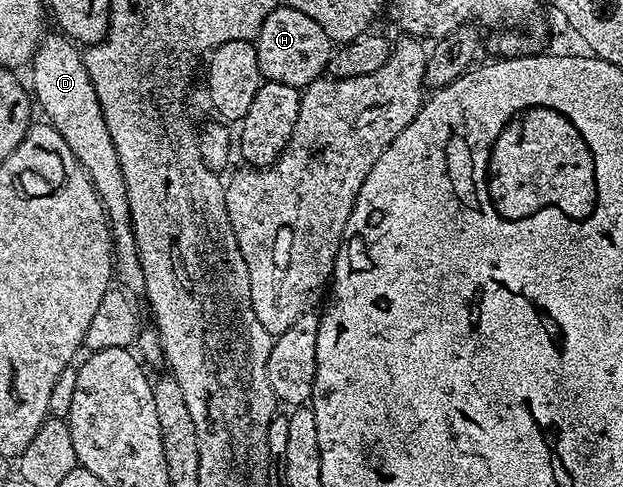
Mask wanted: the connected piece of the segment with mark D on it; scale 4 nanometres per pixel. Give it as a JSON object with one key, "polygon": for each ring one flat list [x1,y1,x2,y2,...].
{"polygon":[[58,32,53,33,47,33,39,41,29,63,29,66,31,65,29,85,32,87,37,109,39,106,46,113,45,121,57,130,64,144,68,144,72,156,81,164,82,171,89,176,90,182,94,185,94,193,102,202,102,211,106,214,110,228,112,254,116,259,116,278,117,281,118,278,122,281,121,289,131,295,141,295,146,288,144,272,138,259,138,244,134,239,134,230,130,226,128,192,116,144,112,144,112,132,108,132,108,124,104,120,104,112,96,96,96,88,88,76,85,57,80,52,78,55,79,47,69,38]]}

